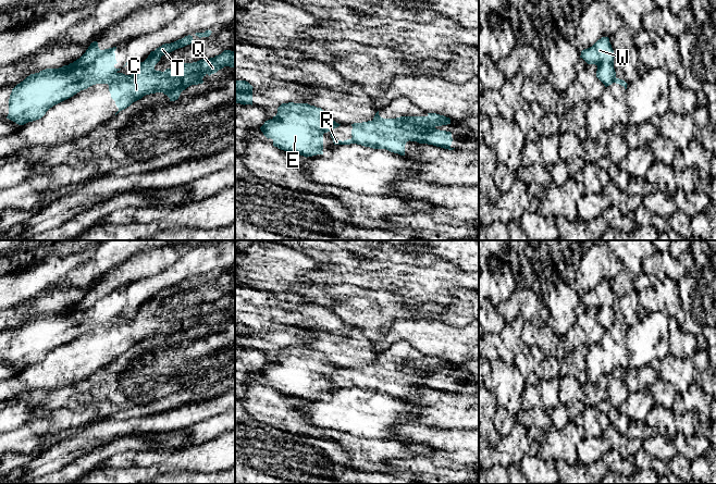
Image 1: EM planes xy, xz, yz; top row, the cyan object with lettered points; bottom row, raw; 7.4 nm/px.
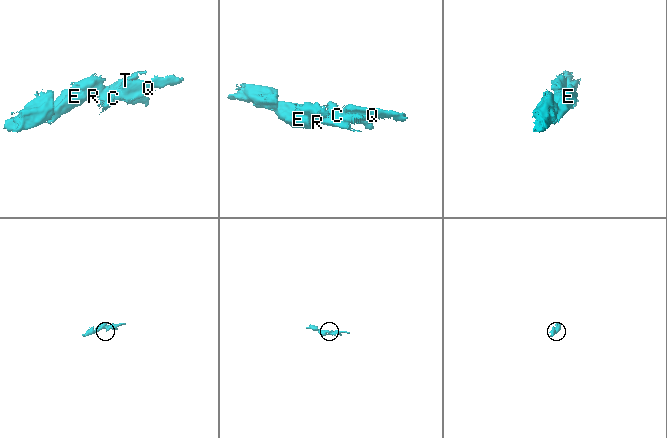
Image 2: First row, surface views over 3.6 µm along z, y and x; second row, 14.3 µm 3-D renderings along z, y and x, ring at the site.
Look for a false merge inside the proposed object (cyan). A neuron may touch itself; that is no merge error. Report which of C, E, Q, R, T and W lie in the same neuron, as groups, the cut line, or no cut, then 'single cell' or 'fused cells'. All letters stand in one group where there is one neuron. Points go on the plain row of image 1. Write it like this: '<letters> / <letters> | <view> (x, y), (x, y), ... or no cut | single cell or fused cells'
C Q R T / E W | xy (115, 315), (96, 326) | fused cells

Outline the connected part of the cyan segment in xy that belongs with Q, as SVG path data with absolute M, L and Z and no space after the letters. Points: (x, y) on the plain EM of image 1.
M188 278L174 286L164 287L151 295L148 301L138 308L134 318L114 317L108 322L98 325L97 327L109 328L111 342L119 351L115 359L133 346L150 337L163 336L170 342L170 345L175 345L187 331L202 327L202 322L207 318L210 320L224 310L235 310L235 295L224 294L214 301L180 308L176 311L166 312L164 315L155 313L155 309L162 299L193 286L193 280Z

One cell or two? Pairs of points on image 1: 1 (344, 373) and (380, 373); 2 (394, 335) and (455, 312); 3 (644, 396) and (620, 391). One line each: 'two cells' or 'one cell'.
1: one cell
2: two cells
3: two cells

